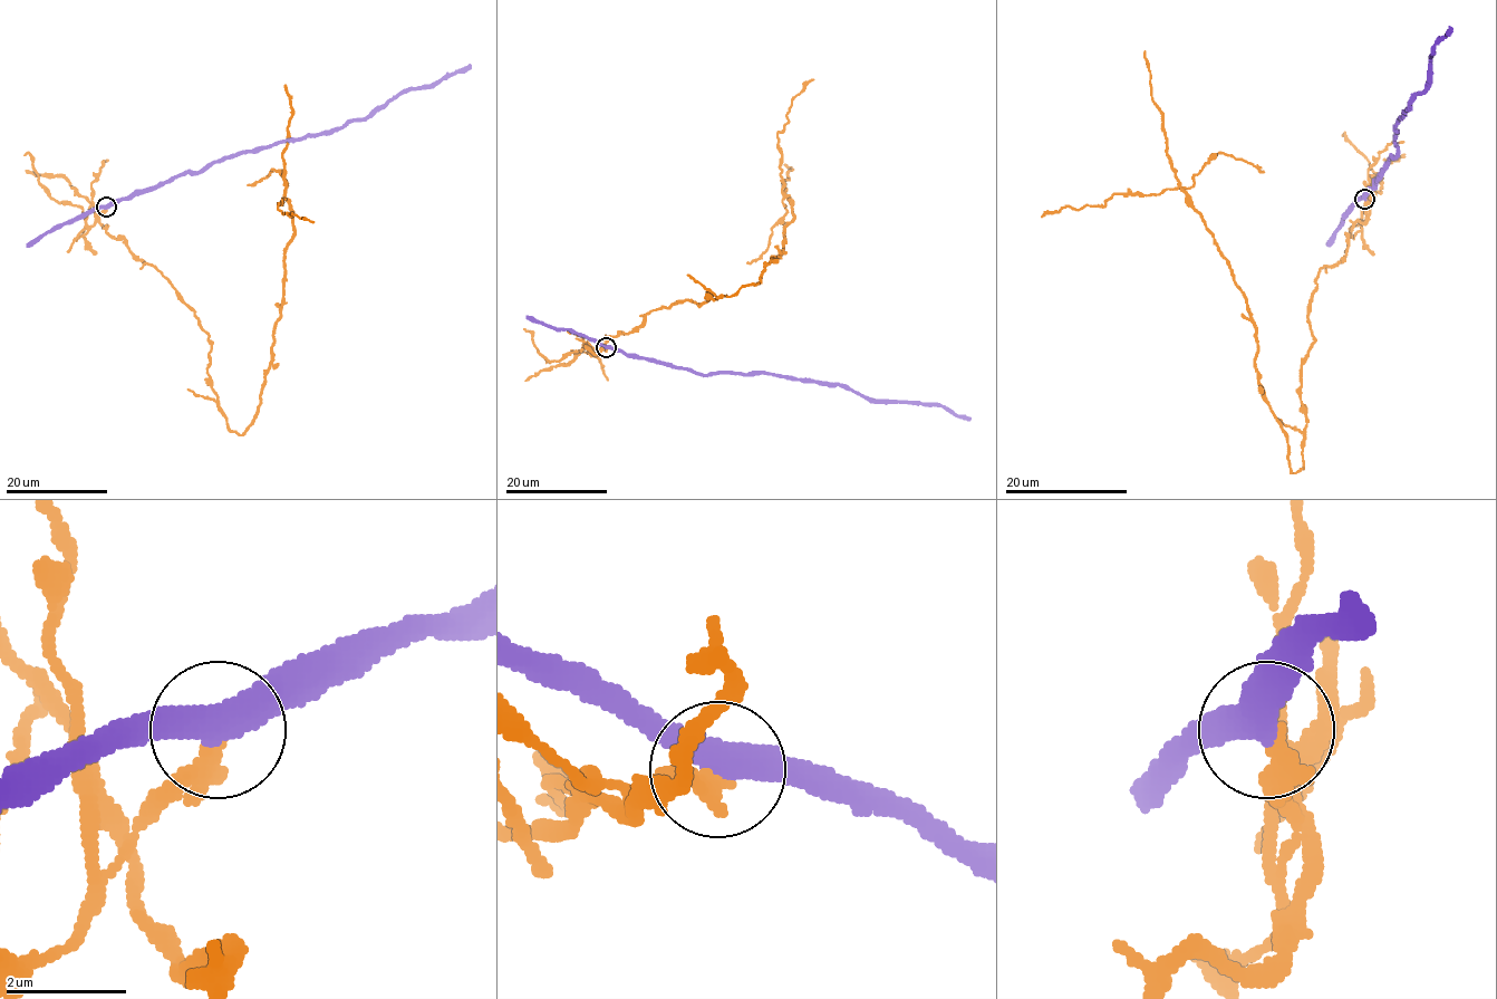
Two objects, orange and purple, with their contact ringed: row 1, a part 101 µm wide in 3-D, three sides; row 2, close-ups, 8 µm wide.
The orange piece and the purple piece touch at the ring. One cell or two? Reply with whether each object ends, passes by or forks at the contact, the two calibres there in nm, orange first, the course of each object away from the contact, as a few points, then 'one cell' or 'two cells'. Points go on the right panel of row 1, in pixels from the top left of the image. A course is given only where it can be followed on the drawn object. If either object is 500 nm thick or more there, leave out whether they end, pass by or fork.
orange ends there; purple passes by; 280 nm thick on the orange side, 440 nm on the other; orange runs (1365, 198), (1346, 253), (1320, 270), (1295, 473), (1247, 299), (1189, 198), (1114, 193), (1041, 217); purple runs (1365, 198), (1397, 154), (1396, 126), (1407, 114), (1409, 102), (1428, 85), (1431, 49), (1449, 27); two cells

